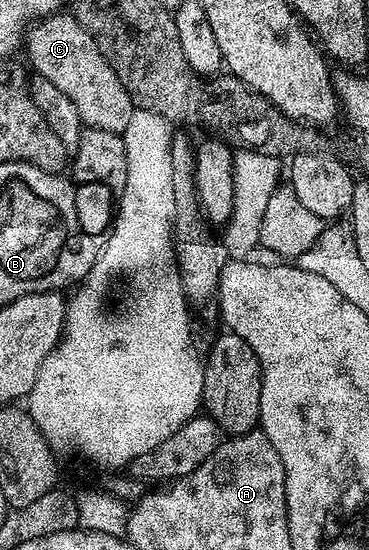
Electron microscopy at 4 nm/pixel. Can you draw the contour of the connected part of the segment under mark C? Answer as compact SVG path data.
M61 16L46 17L28 30L29 61L37 68L34 69L36 76L46 77L55 83L55 87L59 87L59 91L75 103L82 126L124 134L135 108L133 100L103 59L99 47L95 47L91 35L87 35L87 31L83 31L81 24L72 16Z

